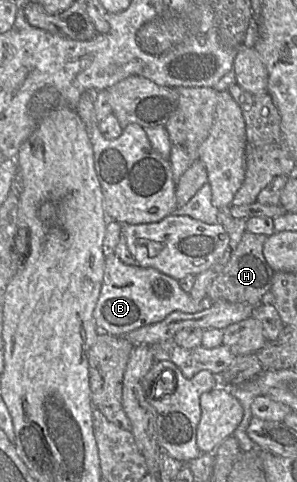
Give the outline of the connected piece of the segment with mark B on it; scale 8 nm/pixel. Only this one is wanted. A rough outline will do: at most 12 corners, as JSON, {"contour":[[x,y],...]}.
{"contour":[[105,260],[93,316],[125,336],[172,312],[199,312],[178,280]]}

